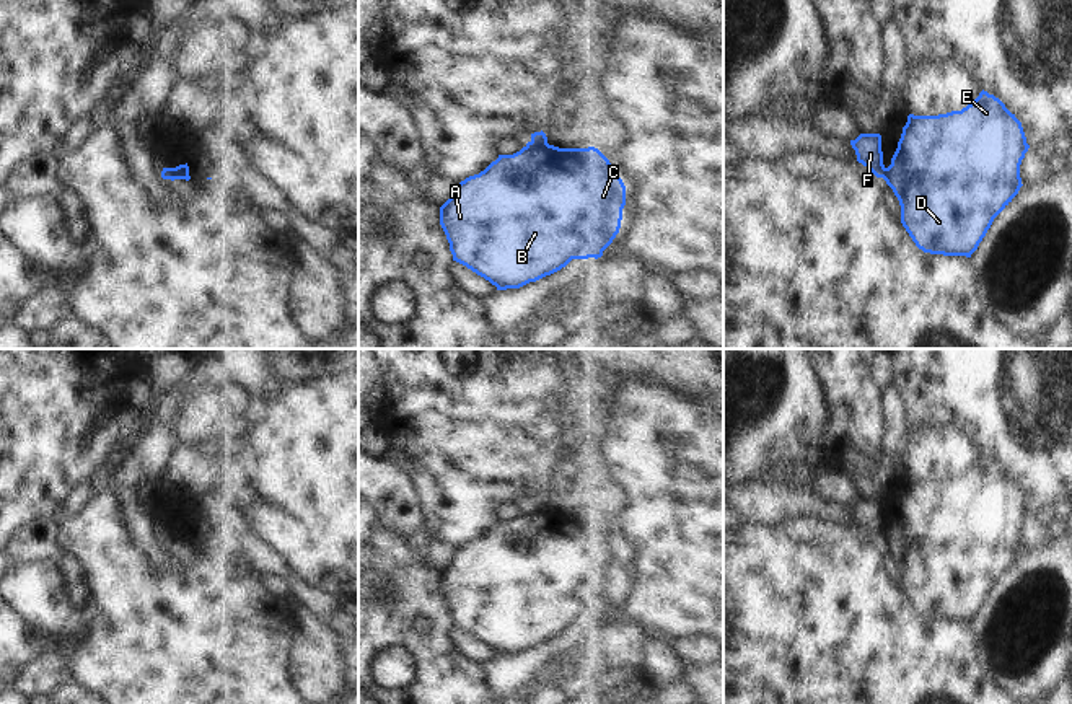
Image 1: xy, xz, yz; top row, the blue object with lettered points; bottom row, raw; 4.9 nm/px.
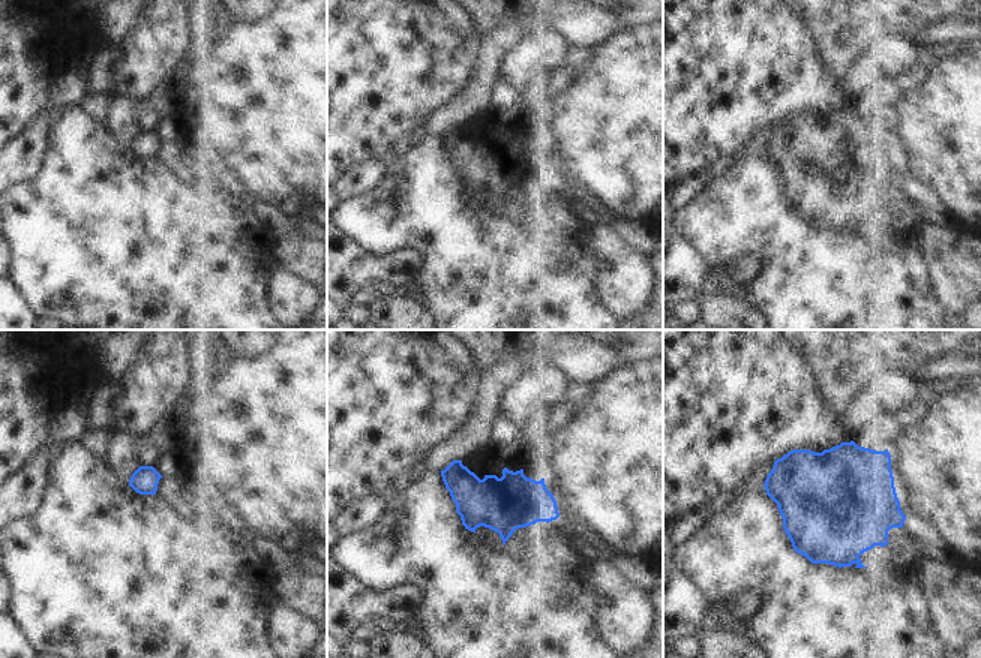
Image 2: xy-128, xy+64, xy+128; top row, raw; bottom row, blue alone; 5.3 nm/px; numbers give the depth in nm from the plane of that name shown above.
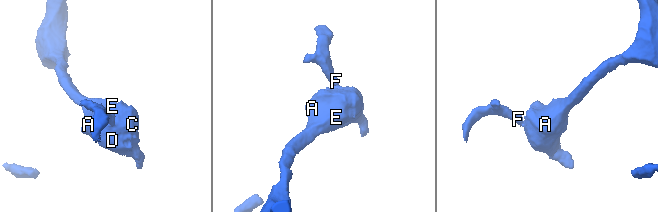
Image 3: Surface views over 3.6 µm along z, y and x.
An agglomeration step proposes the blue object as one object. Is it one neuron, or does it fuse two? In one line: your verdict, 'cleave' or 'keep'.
cleave

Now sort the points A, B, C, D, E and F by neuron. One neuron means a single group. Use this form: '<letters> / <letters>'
A B C D E / F

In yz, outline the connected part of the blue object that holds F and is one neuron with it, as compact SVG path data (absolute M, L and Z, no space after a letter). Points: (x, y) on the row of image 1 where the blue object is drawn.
M860 134L855 140L850 140L850 145L855 150L857 161L867 166L876 178L885 179L881 135Z

